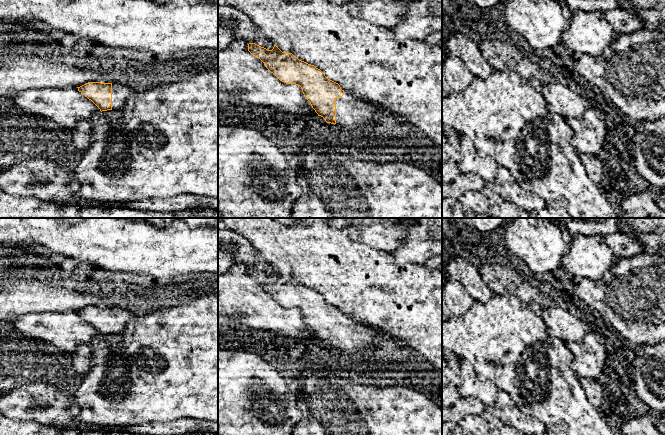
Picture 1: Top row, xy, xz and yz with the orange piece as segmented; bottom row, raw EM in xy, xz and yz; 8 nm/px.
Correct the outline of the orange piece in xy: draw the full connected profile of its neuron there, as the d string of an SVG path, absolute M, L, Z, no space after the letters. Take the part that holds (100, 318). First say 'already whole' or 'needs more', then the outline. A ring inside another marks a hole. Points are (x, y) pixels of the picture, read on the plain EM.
needs more; M88 306L77 312L101 336L112 333L121 334L124 331L125 325L134 316L130 311L121 307Z

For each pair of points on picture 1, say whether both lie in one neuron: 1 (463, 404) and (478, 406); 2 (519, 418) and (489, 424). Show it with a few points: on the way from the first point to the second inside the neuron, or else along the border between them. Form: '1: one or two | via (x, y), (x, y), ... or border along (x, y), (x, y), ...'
1: one | via (467, 406), (474, 406)
2: two | border along (486, 408), (490, 413), (507, 424)

